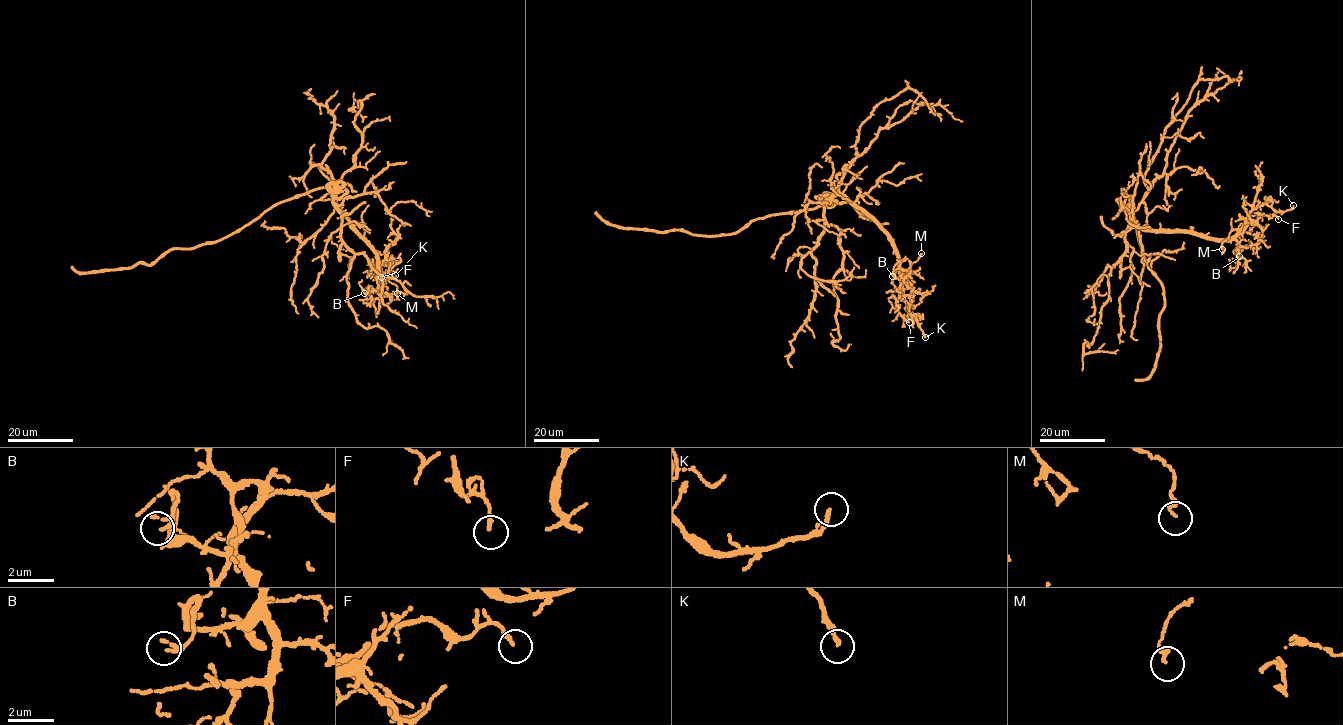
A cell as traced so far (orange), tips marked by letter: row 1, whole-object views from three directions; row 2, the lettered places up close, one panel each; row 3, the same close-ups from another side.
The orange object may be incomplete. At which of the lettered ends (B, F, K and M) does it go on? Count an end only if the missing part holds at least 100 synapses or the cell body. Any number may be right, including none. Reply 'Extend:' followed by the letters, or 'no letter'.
Extend: no letter

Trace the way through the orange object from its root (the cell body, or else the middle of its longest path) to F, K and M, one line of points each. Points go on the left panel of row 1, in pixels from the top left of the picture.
F: (316, 189), (326, 188), (333, 191), (334, 205), (373, 249), (377, 278), (379, 272), (373, 265), (381, 277)
K: (316, 189), (333, 191), (334, 205), (373, 249), (376, 277), (386, 260), (390, 276), (395, 275)
M: (316, 189), (333, 191), (334, 205), (374, 250), (375, 277), (388, 274), (397, 293)

